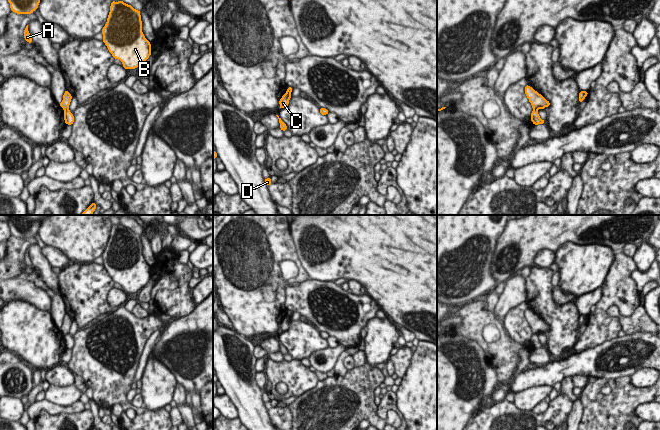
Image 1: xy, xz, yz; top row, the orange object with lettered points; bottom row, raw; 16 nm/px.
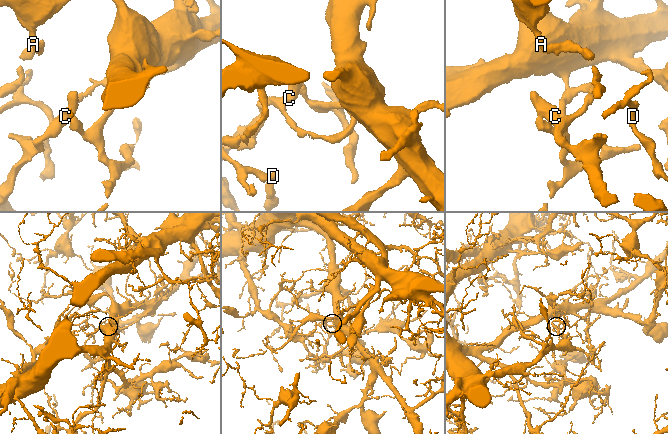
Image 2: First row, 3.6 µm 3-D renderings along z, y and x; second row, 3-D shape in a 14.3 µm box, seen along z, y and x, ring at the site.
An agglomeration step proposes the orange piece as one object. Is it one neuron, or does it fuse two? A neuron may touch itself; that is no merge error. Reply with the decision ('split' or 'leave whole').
split

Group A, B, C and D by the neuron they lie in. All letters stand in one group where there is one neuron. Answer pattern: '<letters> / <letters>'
A B D / C

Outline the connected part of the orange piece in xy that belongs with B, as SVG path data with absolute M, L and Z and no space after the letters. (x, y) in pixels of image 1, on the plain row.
M112 225L101 257L103 266L125 293L141 290L151 279L151 267L142 256L141 236L123 225Z

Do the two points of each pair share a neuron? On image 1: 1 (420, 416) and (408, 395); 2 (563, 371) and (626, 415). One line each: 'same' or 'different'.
1: same
2: different

